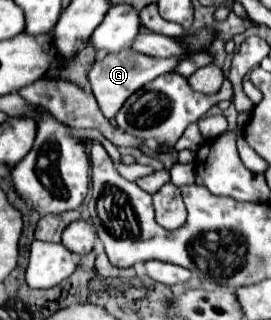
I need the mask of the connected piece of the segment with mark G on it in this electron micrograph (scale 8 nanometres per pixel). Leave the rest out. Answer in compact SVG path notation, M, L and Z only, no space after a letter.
M123 49L119 53L111 53L111 55L105 55L103 59L97 59L93 63L93 69L89 71L89 83L105 119L113 119L117 111L123 107L123 103L129 99L129 95L133 95L137 89L157 79L159 75L171 73L179 63L181 63L181 57L161 59L161 57L149 57L149 55L137 53L133 49Z

